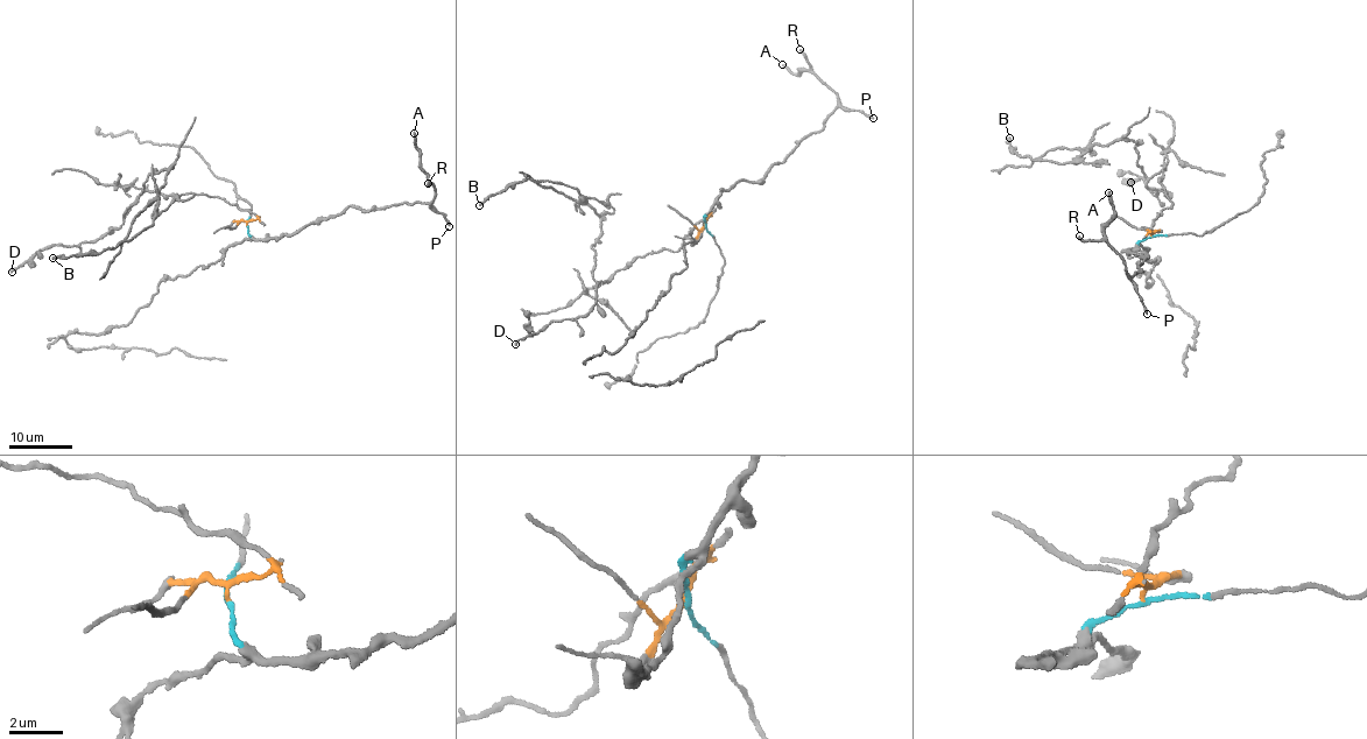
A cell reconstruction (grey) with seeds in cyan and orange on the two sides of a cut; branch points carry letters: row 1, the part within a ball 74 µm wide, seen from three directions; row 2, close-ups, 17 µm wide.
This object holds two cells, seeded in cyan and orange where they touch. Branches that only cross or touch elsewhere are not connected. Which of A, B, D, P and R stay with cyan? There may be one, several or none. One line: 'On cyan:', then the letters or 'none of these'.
On cyan: A, P, R

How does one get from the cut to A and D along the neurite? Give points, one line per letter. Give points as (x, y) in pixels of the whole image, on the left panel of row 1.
A: (247, 224), (255, 239), (279, 237), (350, 206), (425, 204), (435, 190), (414, 132)
D: (247, 224), (256, 218), (252, 212), (224, 198), (147, 190), (122, 225), (92, 240), (36, 252), (11, 272)

